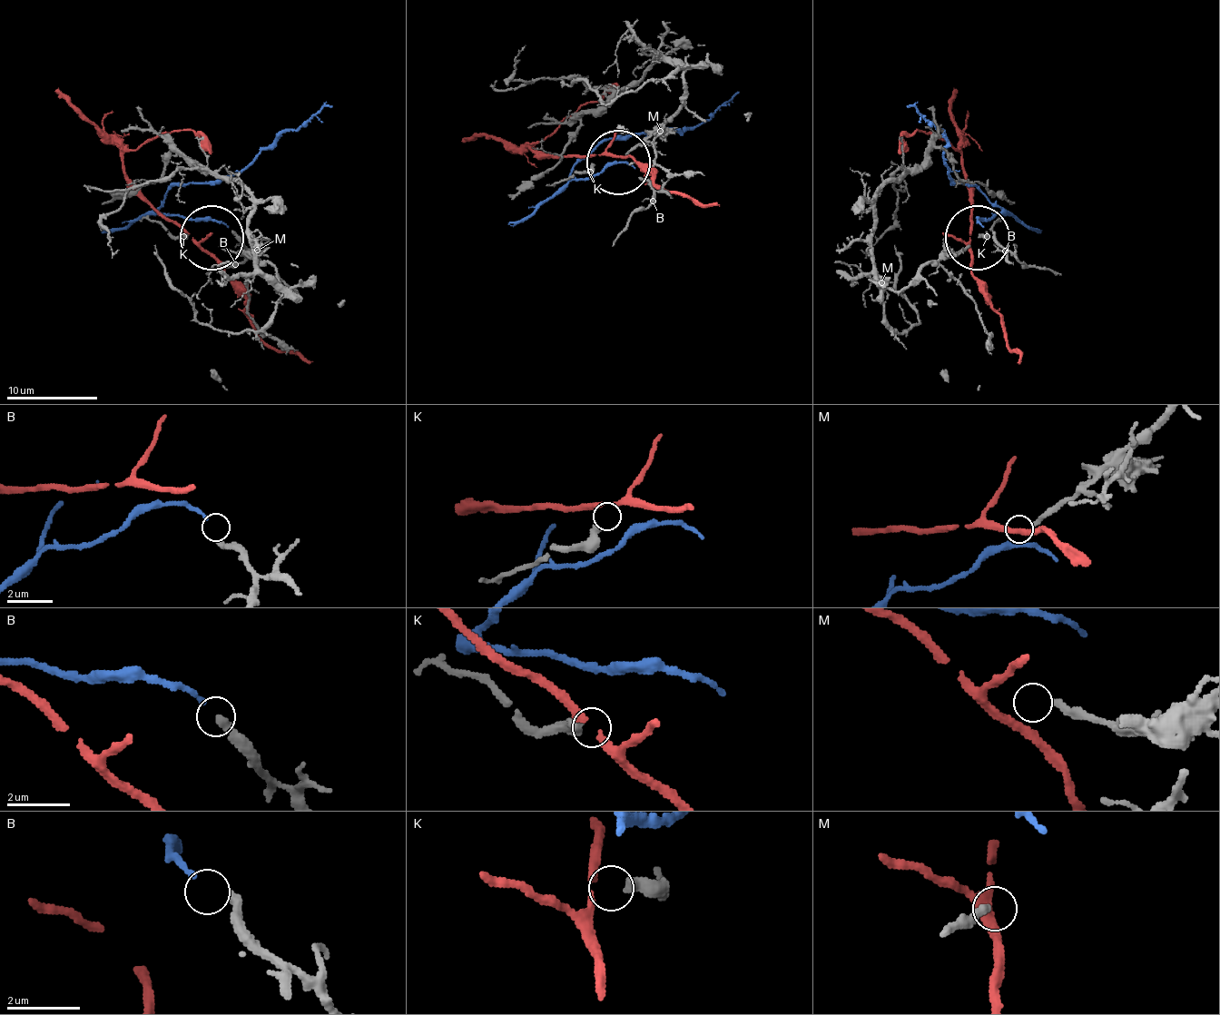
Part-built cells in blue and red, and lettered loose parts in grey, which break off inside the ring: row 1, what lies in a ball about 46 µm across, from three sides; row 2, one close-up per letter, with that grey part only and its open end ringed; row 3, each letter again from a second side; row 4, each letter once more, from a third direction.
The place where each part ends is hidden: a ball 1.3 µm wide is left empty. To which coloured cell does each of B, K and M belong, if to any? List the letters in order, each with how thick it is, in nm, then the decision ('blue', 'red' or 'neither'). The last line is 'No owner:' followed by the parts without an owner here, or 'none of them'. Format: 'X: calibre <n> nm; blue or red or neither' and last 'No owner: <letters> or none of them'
B: calibre 240 nm; blue
K: calibre 400 nm; neither
M: calibre 200 nm; neither
No owner: K, M

